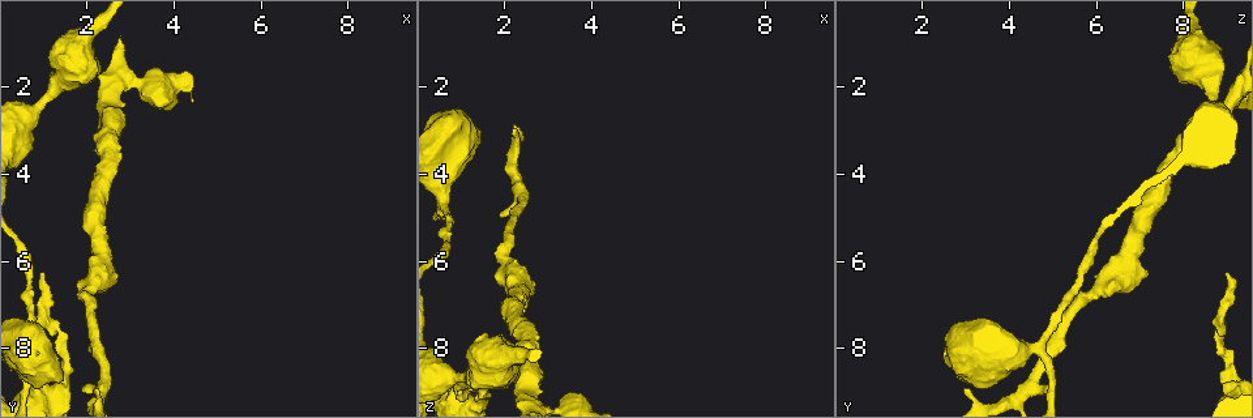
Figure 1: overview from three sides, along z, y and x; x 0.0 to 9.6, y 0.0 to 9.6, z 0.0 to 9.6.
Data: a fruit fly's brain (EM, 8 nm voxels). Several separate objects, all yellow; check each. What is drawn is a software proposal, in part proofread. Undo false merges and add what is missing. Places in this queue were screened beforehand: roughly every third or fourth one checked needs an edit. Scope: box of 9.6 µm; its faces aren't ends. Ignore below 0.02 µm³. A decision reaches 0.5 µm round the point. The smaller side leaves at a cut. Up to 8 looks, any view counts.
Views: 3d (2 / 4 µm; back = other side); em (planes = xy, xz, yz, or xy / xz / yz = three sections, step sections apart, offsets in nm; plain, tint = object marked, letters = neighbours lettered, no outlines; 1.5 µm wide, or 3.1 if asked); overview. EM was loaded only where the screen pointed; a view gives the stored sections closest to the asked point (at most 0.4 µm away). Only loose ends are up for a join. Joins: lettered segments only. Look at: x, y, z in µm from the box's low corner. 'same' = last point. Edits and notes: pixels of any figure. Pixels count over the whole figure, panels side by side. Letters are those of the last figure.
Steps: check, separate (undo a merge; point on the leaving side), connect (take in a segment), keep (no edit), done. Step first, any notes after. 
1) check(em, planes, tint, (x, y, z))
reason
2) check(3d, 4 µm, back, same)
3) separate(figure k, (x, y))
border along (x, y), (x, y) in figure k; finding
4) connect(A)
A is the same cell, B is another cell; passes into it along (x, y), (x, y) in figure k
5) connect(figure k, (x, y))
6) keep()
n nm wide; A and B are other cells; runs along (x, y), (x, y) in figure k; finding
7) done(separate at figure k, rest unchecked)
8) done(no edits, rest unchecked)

check(em, planes, tint, (0.90, 6.30, 8.95))
end of a long branch

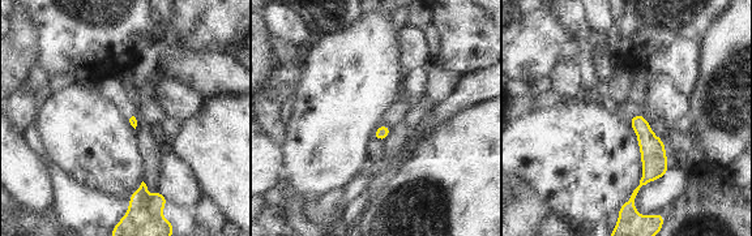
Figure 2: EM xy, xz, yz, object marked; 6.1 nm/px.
check(em, planes, letters, same)

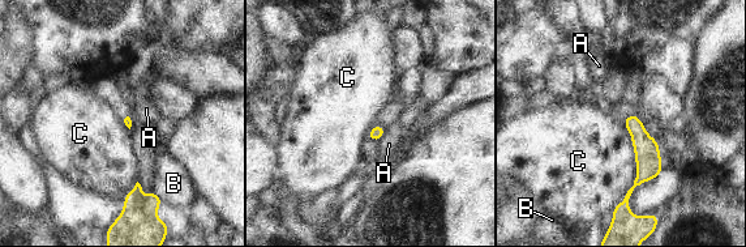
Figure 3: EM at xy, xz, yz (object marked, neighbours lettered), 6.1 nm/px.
keep()
A, B and C are other cells; none of them fits

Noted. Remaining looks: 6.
check(em, xz, step 4, letters, (1.95, 8.95, 4.90))
branch stops here

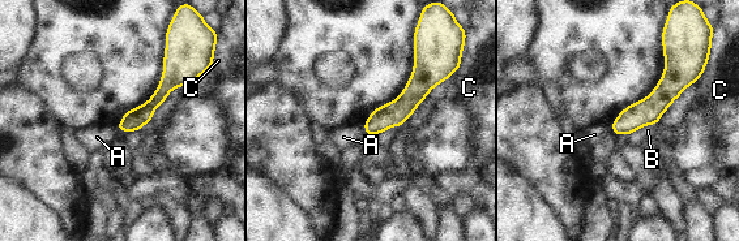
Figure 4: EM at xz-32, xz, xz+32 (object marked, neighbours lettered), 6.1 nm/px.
keep()
A, B and C are other cells; runs along (688, 78), (679, 78), (618, 132) in figure 4; none of them fits

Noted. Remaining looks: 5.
check(3d, 2 µm, (2.20, 8.90, 3.05))
branch stops here

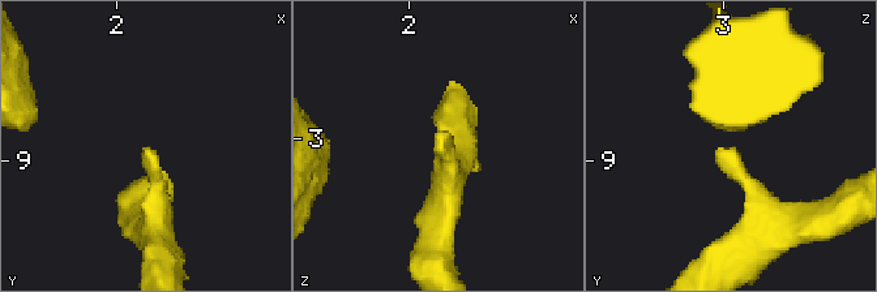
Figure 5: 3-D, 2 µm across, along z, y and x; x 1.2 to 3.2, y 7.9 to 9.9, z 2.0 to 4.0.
check(em, planes, letters, (2.22, 8.90, 3.00))
need the tissue

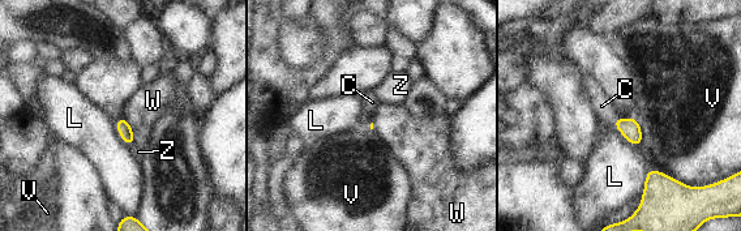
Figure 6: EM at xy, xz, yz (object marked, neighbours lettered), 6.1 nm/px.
connect(C)
C is the same cell, L, V, W and Z are other cells; passes into it along (629, 128), (616, 119), (602, 106) in figure 6; the neuron continues

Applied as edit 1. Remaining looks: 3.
done(connect at figure 6, rest unchecked)

